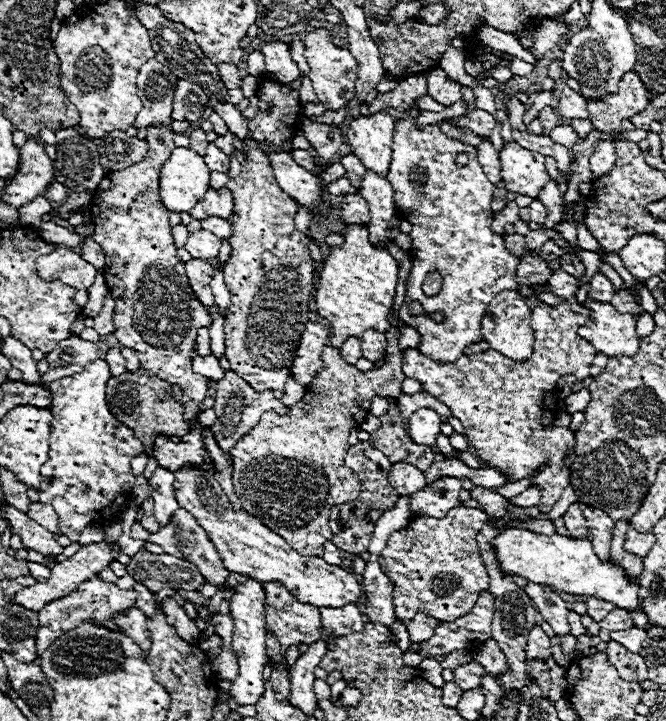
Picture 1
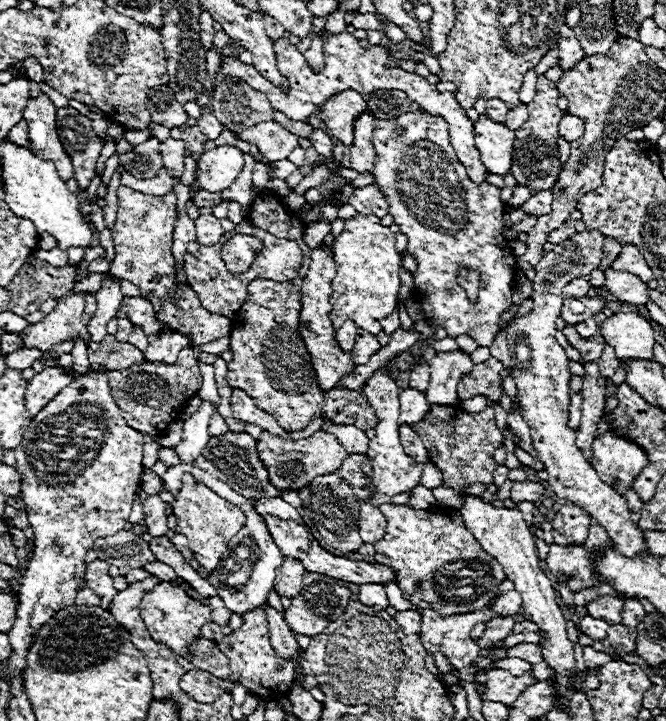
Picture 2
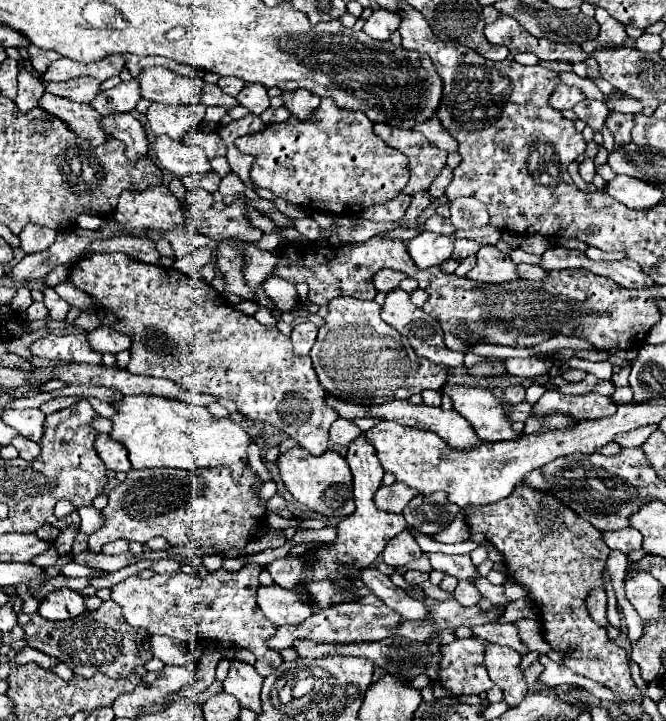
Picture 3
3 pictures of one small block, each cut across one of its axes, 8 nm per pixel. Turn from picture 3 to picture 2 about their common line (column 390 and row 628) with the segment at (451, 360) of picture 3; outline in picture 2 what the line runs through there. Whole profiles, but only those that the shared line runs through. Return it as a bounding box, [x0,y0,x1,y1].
[286,572,350,638]

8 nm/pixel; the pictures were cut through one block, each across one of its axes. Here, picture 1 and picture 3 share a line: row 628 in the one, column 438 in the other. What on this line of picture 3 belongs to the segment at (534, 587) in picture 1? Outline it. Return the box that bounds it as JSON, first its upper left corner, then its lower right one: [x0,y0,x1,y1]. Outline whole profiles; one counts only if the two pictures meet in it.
[428,554,478,580]

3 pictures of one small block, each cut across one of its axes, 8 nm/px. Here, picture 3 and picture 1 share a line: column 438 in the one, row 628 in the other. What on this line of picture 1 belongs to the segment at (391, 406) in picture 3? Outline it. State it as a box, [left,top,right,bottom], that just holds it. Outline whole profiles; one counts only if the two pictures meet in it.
[408,614,440,642]

